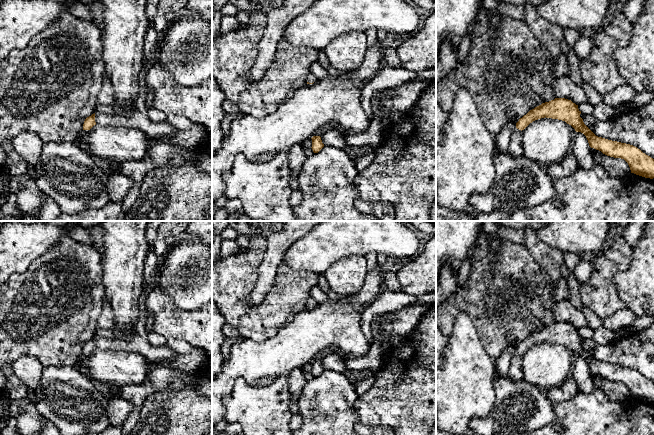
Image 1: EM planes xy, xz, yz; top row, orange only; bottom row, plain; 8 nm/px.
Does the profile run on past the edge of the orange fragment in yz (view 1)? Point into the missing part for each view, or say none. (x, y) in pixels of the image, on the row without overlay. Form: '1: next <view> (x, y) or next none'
1: next yz (515, 372)

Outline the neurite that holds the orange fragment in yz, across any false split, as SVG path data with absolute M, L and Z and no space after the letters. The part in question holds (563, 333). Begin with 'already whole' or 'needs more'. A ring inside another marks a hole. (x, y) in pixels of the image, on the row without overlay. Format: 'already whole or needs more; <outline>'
needs more; M555 322L549 326L542 327L530 334L516 347L507 375L513 380L522 380L522 355L535 344L545 341L558 343L571 349L576 356L583 357L591 372L599 374L607 380L624 383L628 387L631 397L645 402L654 402L653 382L633 369L596 360L584 348L580 338L581 335L578 333L578 329L565 322Z

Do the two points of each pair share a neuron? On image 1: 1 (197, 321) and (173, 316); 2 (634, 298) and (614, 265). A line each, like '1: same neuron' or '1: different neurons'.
1: same neuron
2: different neurons

